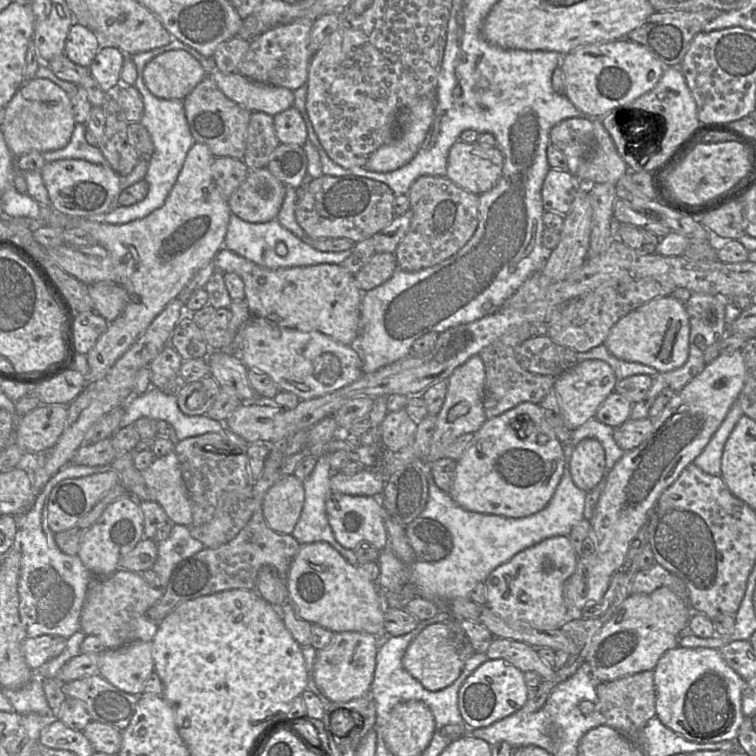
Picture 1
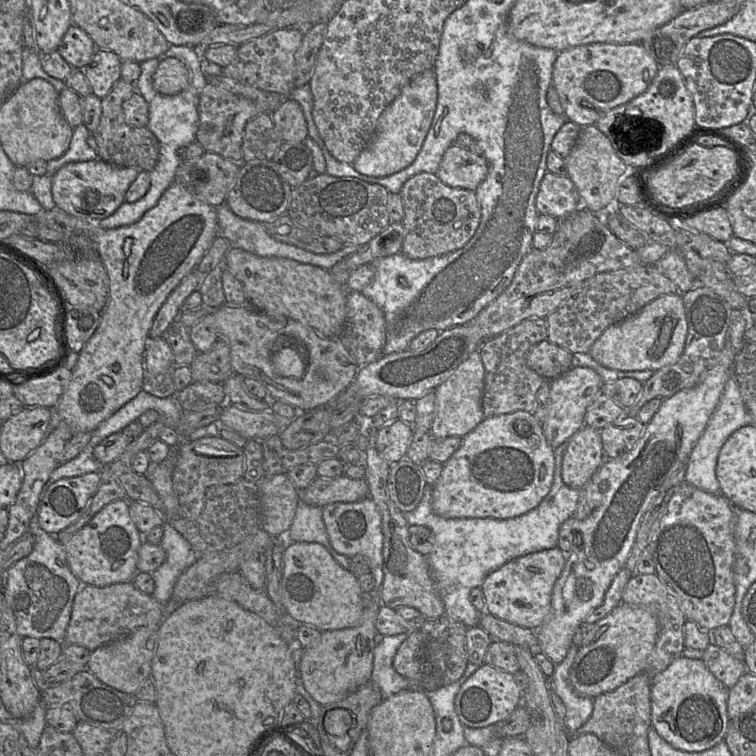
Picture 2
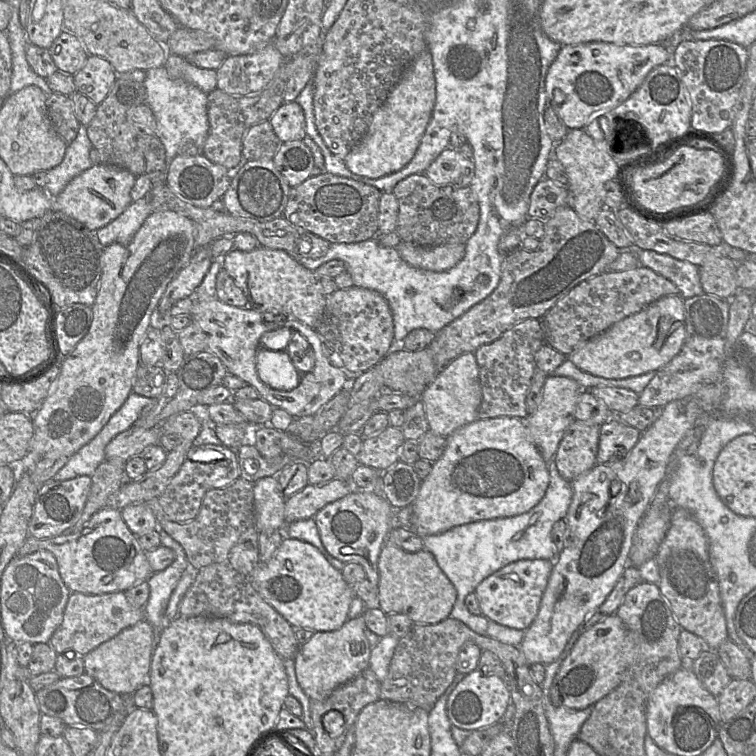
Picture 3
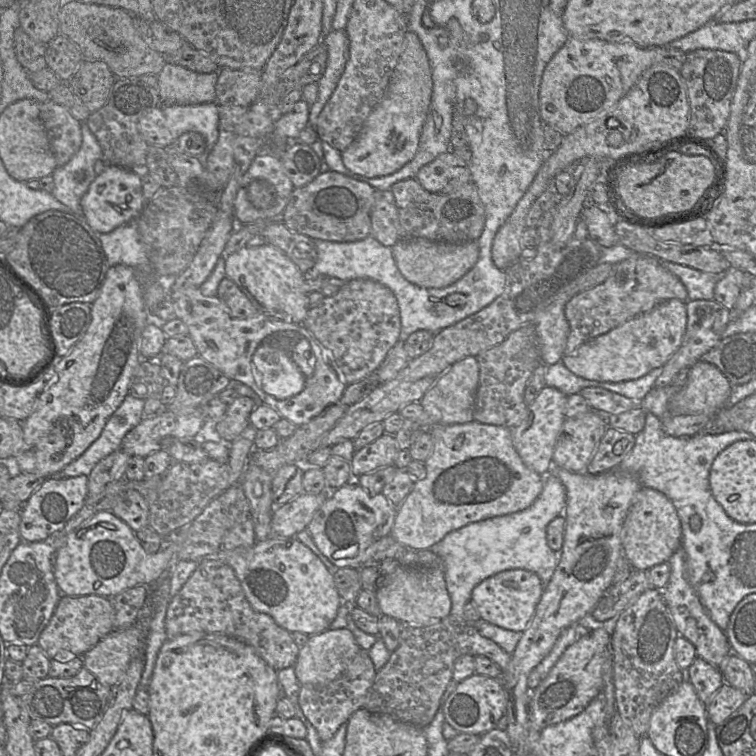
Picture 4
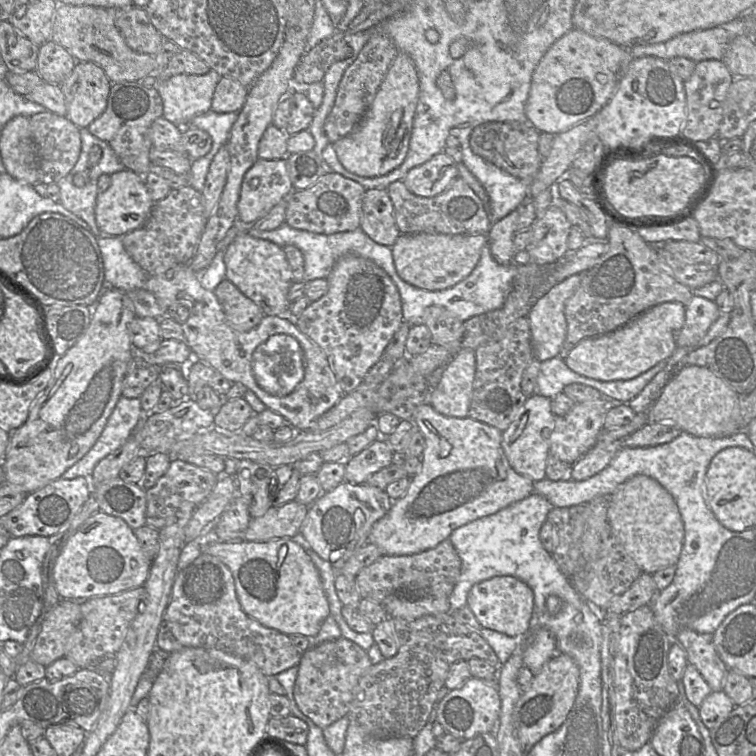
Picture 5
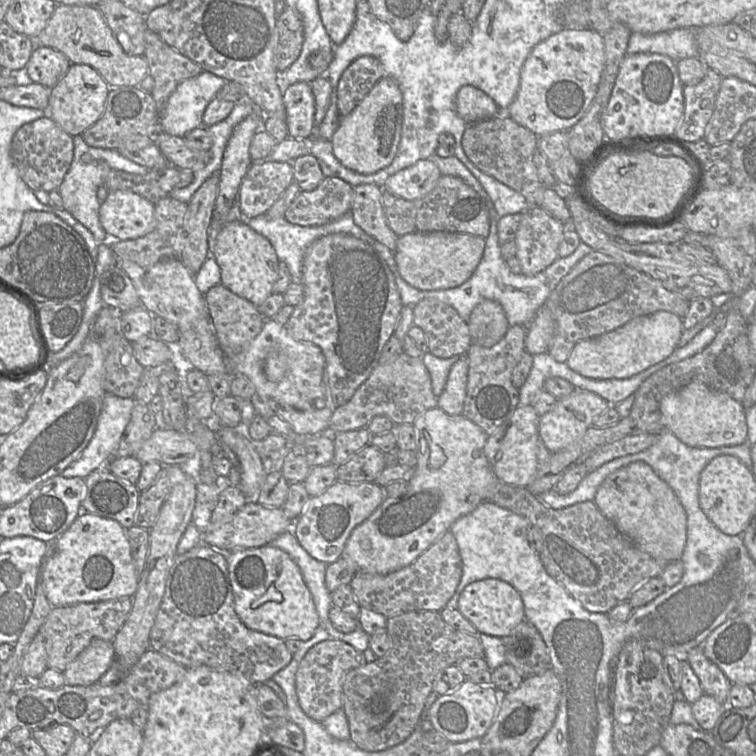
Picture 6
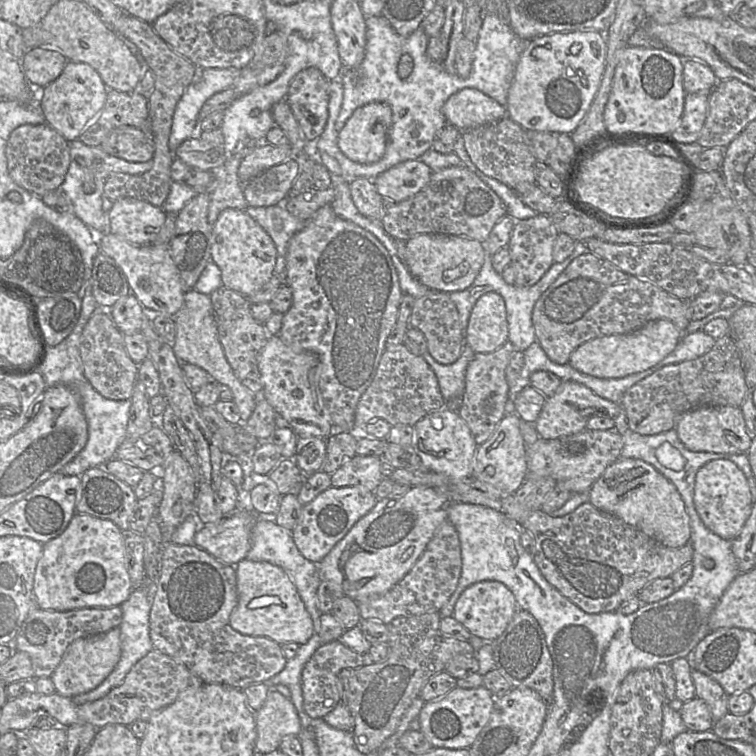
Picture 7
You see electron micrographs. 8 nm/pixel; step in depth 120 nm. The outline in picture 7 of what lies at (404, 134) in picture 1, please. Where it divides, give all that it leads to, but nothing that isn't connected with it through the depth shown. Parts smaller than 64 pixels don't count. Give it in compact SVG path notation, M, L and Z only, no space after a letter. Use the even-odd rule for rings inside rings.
M382 102L358 107L338 133L337 145L351 161L371 164L386 150L392 126L392 109Z

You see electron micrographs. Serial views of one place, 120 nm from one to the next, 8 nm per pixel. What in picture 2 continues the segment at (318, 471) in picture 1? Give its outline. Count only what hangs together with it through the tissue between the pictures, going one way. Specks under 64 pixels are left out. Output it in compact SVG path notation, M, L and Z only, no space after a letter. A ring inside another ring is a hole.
M299 501L294 520L285 535L286 542L311 542L323 545L336 562L350 570L351 558L336 552L330 544L324 525L323 508Z

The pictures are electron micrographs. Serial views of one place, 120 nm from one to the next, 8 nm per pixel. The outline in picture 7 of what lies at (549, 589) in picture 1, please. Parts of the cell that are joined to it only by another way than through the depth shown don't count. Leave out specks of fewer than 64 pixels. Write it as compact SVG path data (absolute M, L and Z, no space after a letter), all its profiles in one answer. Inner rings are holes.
M485 580L468 586L462 592L454 606L453 617L472 635L489 642L503 634L518 608L509 588L499 581Z

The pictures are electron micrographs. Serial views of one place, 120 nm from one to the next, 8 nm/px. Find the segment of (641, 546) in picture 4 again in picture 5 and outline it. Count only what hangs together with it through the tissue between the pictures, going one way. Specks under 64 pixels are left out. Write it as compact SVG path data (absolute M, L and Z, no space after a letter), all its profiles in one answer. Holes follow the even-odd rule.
M635 475L610 496L607 512L612 534L642 572L652 574L657 589L663 590L673 580L683 547L683 521L672 495L655 479Z

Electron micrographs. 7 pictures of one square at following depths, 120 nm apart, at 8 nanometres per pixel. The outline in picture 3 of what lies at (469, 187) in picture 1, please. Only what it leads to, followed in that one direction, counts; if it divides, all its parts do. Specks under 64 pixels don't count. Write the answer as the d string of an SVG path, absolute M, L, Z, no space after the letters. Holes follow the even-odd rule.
M447 147L424 174L435 185L459 189L470 185L474 177L474 170L472 159L466 158L455 148Z

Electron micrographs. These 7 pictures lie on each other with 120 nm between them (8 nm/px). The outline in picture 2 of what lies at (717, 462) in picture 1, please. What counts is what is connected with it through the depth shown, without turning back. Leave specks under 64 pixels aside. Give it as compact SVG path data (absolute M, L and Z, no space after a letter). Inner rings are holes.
M732 372L724 386L718 406L687 460L685 482L711 494L722 494L716 476L716 465L720 450L736 430L749 424L752 424L752 419L741 397L736 375Z

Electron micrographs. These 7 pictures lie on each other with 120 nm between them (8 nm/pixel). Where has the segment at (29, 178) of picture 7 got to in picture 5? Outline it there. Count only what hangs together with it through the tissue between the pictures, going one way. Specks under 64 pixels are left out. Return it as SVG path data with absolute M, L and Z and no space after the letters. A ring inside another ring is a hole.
M47 110L30 116L29 122L42 170L40 183L57 183L69 173L78 160L81 151L80 128L66 116Z

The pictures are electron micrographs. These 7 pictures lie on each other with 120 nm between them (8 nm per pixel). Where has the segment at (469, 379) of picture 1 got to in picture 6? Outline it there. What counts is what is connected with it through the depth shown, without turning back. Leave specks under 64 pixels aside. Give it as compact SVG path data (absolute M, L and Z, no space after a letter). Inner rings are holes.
M465 354L452 365L443 392L437 397L437 407L449 415L460 415L463 412L468 370L469 362Z

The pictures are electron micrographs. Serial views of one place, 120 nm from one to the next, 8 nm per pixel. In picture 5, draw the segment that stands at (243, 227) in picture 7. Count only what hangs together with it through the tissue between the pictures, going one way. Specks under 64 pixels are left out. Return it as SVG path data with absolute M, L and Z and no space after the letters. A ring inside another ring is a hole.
M241 232L224 251L226 279L232 282L247 298L252 300L264 315L285 316L288 314L290 301L287 299L288 289L292 283L292 270L285 257L283 248L268 240L250 236Z

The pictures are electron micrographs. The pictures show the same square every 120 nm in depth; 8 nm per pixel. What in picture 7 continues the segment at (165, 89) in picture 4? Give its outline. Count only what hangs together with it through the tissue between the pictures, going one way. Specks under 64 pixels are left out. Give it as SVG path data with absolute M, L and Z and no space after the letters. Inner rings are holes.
M235 68L198 69L197 78L184 90L174 111L169 148L173 157L177 148L199 131L199 113L204 103L217 92L224 89L223 81L232 81Z

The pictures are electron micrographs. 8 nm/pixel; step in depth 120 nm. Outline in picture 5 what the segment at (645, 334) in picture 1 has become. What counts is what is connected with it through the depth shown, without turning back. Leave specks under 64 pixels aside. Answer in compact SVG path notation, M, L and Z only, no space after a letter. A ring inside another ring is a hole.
M664 302L638 314L613 332L586 338L564 358L573 372L599 381L629 380L670 358L677 347L677 334L685 322L685 306Z

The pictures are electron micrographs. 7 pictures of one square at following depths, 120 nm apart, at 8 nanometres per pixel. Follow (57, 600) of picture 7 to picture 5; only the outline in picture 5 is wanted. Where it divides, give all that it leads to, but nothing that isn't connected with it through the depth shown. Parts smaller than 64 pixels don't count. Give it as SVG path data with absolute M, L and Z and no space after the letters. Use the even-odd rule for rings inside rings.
M98 511L66 541L56 558L53 580L61 600L85 601L143 586L150 566L150 560L125 521Z

